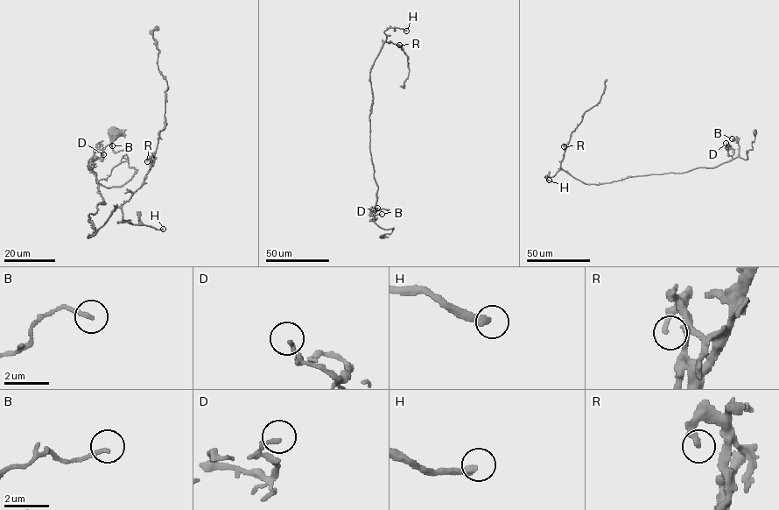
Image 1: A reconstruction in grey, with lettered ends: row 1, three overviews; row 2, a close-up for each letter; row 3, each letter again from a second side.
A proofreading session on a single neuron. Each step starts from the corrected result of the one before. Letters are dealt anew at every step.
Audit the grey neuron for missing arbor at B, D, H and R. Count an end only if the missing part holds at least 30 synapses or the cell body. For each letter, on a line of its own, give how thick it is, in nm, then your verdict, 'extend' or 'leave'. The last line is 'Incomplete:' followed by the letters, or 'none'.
B: calibre 170 nm; leave
D: calibre 130 nm; leave
H: calibre 320 nm; extend
R: calibre 240 nm; leave
Incomplete: H

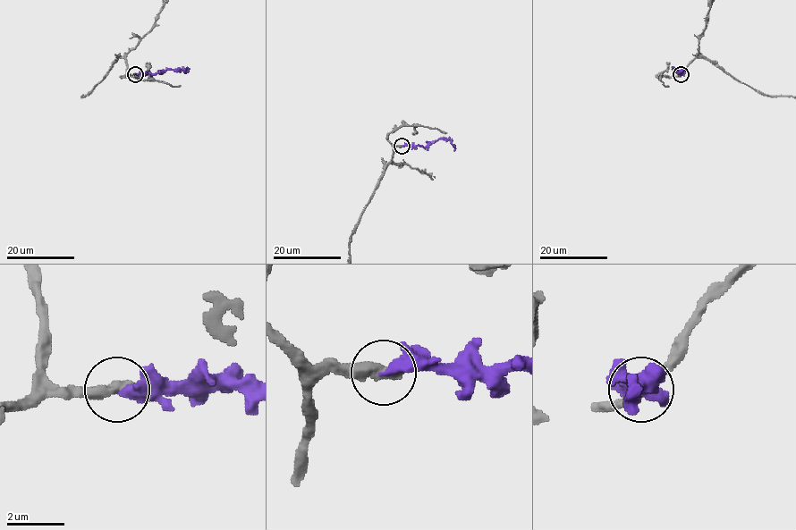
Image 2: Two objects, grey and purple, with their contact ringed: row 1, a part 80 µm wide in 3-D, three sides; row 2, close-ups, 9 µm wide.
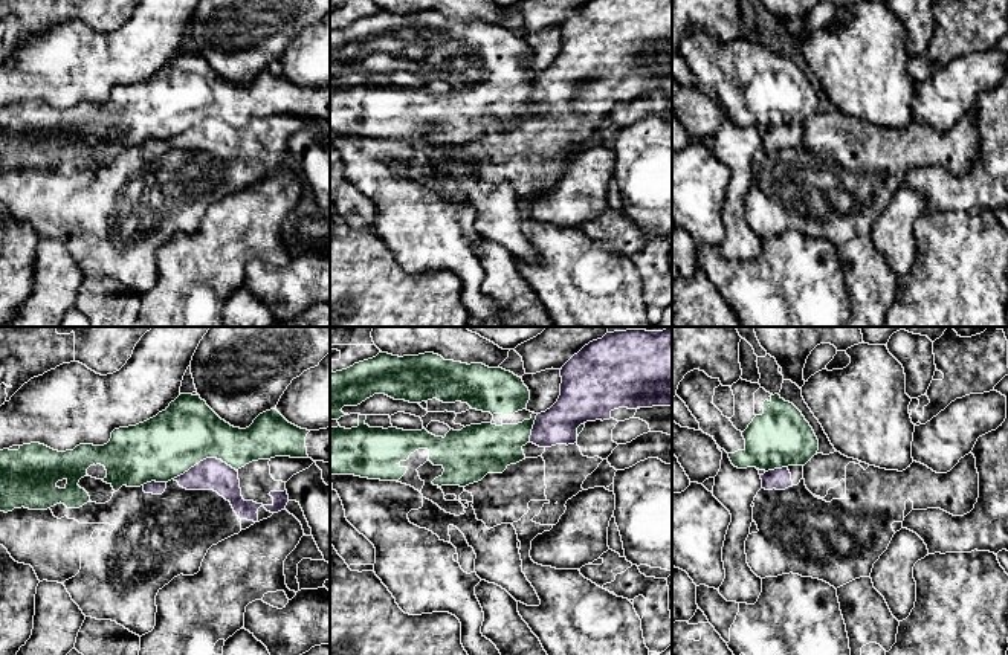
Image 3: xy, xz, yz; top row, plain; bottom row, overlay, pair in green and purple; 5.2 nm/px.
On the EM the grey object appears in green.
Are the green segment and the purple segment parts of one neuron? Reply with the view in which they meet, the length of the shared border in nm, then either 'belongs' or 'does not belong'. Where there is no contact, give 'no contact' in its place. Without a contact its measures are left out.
xy | 340 nm | does not belong

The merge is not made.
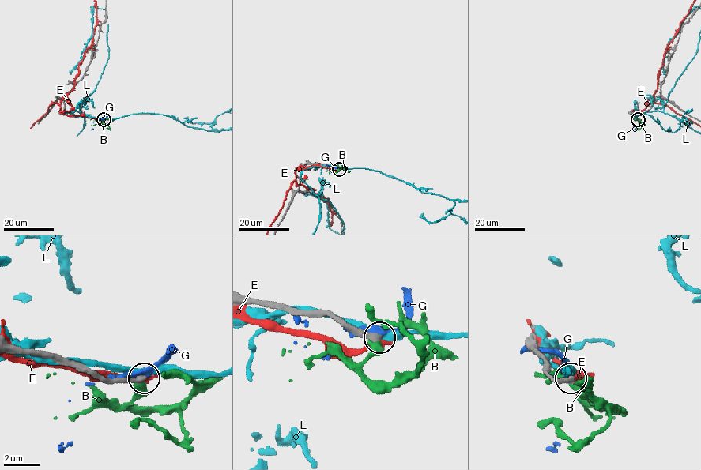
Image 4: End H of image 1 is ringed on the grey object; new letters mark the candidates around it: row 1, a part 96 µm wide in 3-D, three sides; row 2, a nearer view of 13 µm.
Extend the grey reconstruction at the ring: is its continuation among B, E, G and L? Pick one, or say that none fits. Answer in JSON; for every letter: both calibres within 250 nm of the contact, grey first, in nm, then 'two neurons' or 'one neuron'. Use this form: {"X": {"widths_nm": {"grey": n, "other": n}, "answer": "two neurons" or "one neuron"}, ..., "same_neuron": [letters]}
{"B": {"widths_nm": {"grey": 400, "other": 320}, "answer": "two neurons"}, "E": {"widths_nm": {"grey": 380, "other": 360}, "answer": "two neurons"}, "G": {"widths_nm": {"grey": 440, "other": 460}, "answer": "two neurons"}, "L": {"widths_nm": {"grey": 360, "other": 320}, "answer": "two neurons"}, "same_neuron": []}

